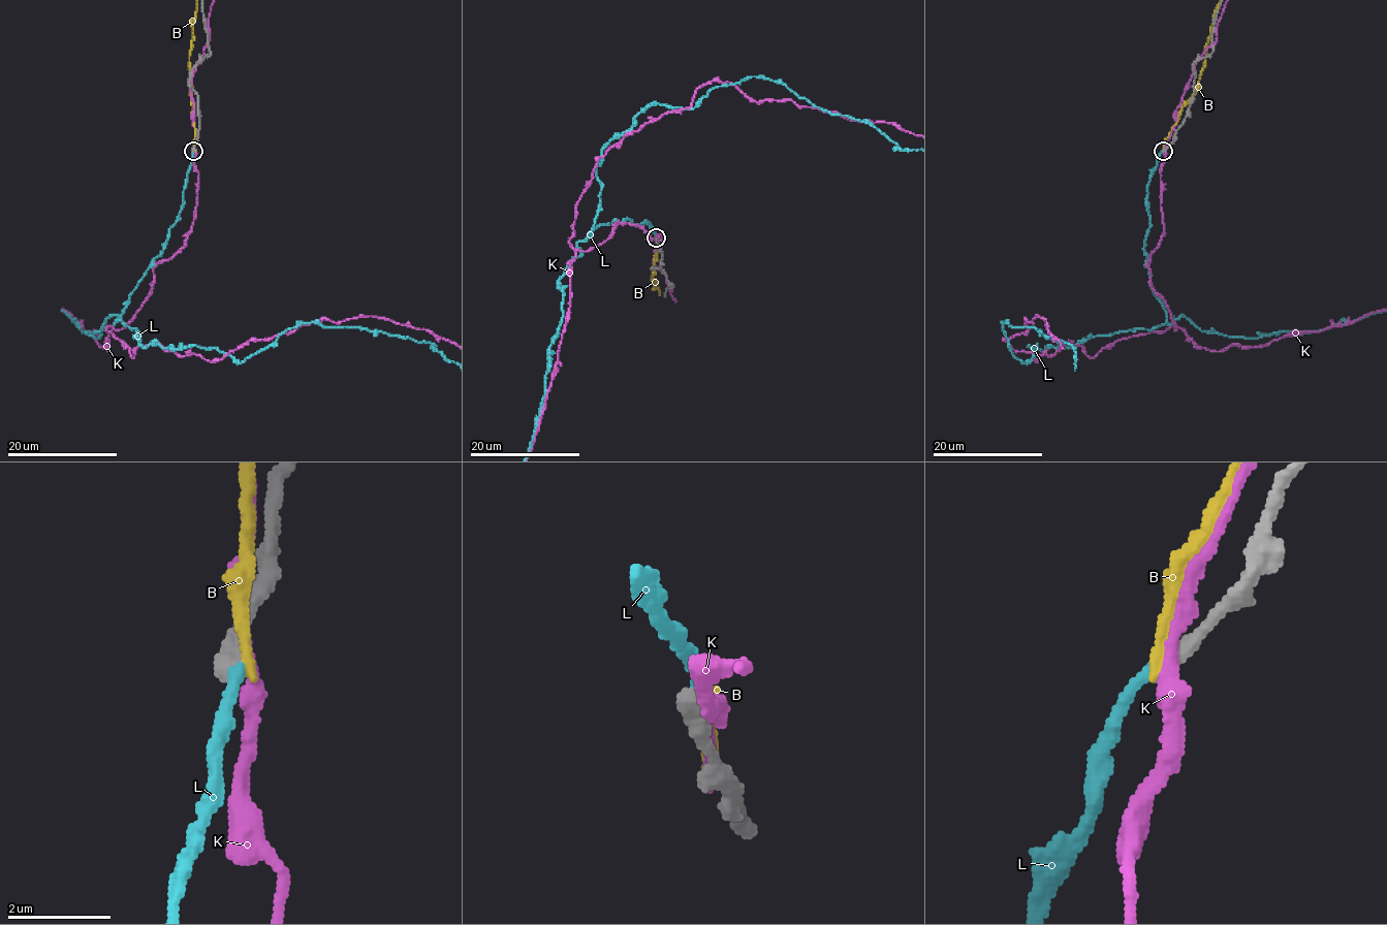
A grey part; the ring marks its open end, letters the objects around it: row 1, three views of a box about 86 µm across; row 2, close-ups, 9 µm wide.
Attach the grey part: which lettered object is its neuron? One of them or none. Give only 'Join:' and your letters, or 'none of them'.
Join: L

